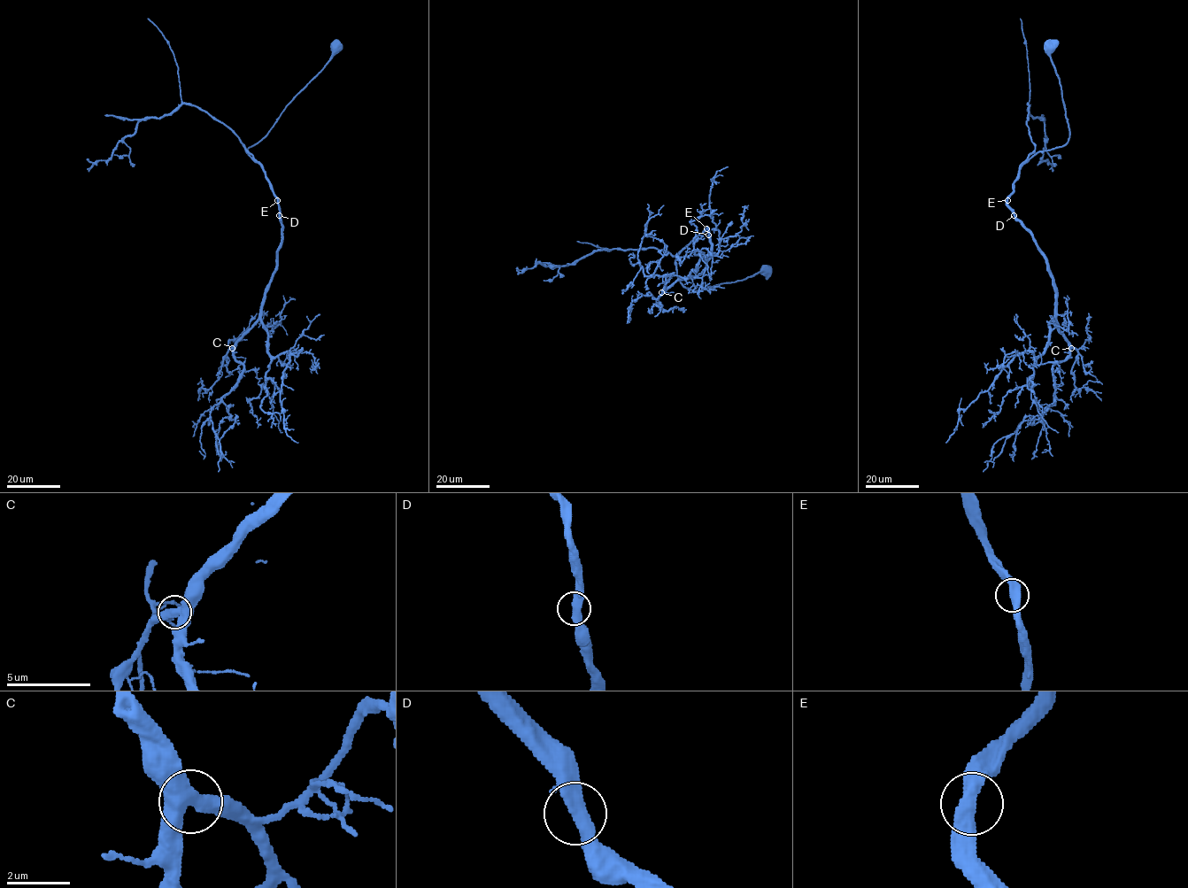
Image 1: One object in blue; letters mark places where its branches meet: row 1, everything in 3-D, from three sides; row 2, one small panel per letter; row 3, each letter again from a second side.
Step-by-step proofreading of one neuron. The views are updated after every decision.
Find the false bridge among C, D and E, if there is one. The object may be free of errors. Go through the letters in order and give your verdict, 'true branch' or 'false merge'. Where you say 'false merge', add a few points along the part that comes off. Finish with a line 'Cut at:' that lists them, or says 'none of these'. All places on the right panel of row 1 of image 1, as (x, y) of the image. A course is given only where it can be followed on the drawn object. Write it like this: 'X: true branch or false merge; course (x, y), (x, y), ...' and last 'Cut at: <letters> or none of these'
C: true branch
D: true branch
E: true branch
Cut at: none of these

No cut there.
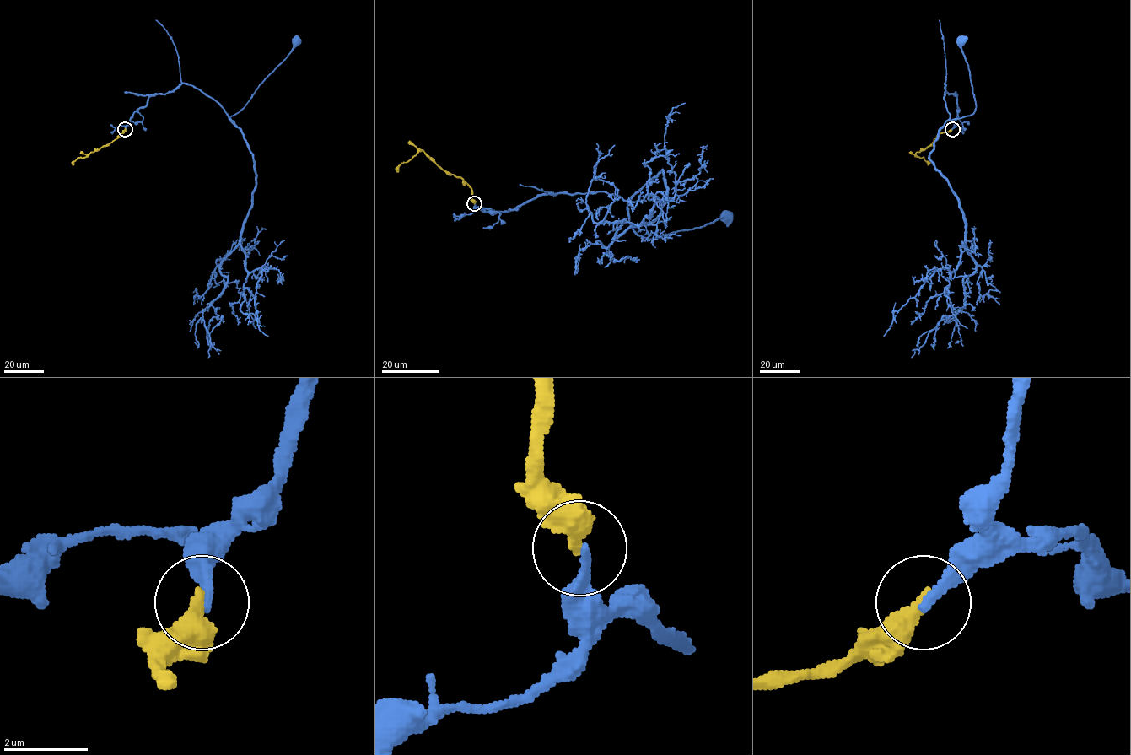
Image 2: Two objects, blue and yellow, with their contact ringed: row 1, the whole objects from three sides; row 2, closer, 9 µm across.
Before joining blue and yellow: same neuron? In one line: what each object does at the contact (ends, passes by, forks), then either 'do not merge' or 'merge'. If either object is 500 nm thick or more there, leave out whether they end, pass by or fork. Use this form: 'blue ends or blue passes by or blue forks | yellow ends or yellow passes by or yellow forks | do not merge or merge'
blue ends | yellow ends | merge

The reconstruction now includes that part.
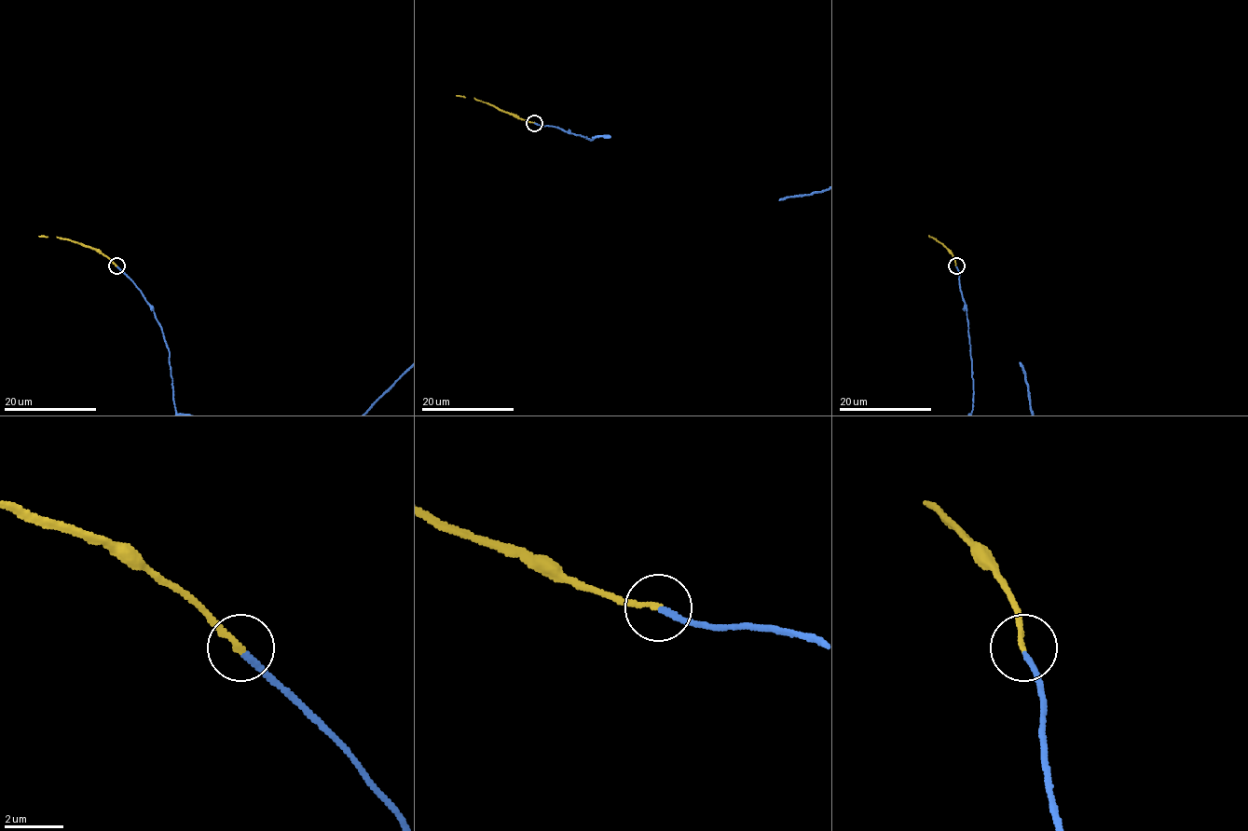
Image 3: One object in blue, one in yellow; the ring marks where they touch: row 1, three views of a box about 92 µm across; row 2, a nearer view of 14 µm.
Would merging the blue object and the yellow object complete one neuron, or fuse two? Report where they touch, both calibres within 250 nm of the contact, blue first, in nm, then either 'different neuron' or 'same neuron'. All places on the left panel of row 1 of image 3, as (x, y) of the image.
at (116, 265); 180 nm thick on the blue side, 180 nm on the other; same neuron

